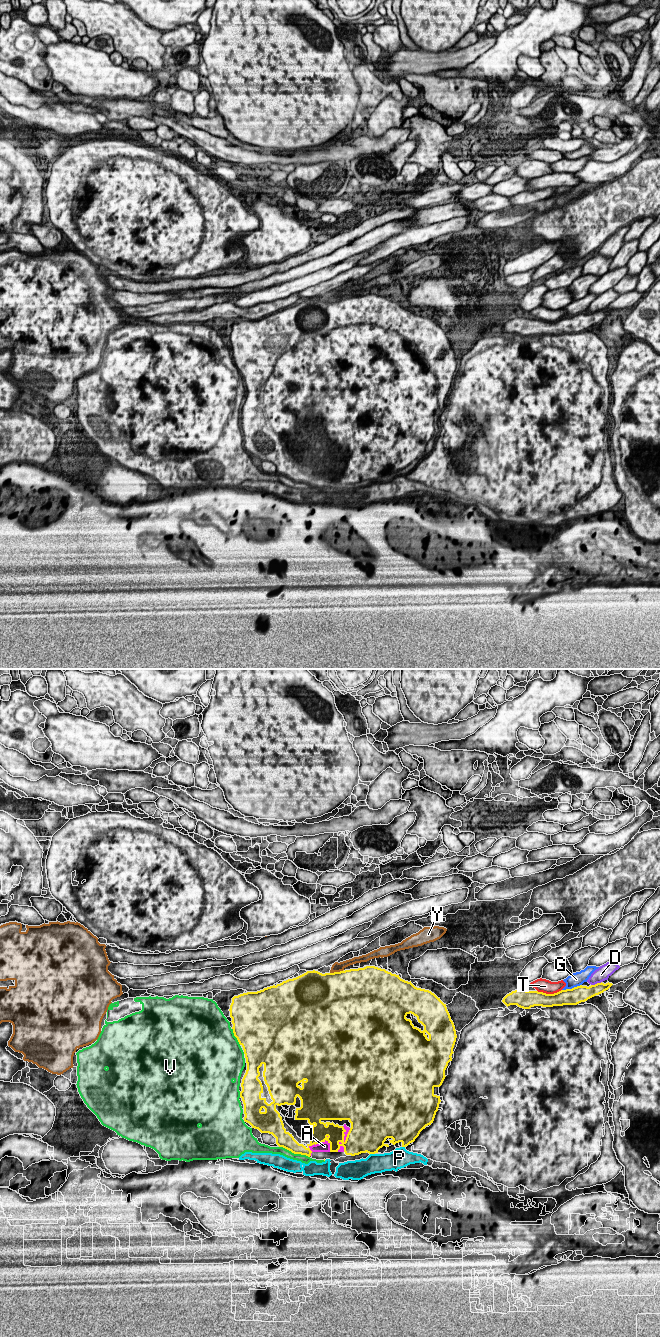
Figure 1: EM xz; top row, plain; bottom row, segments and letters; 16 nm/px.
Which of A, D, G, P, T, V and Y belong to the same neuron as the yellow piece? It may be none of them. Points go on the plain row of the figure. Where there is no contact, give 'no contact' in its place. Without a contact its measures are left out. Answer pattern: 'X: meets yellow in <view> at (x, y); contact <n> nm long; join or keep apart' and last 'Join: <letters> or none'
A: meets yellow in xz at (315, 472); contact 380 nm long; join
D: meets yellow in xz at (597, 311); contact 190 nm long; keep apart
G: meets yellow in xz at (572, 316); contact 340 nm long; keep apart
P: meets yellow in xz at (372, 481); contact 80 nm long; keep apart
T: meets yellow in xz at (549, 322); contact 400 nm long; keep apart
V: meets yellow in xz at (294, 481); contact 550 nm long; keep apart
Y: meets yellow in xz at (336, 300); contact 240 nm long; keep apart
Join: A

